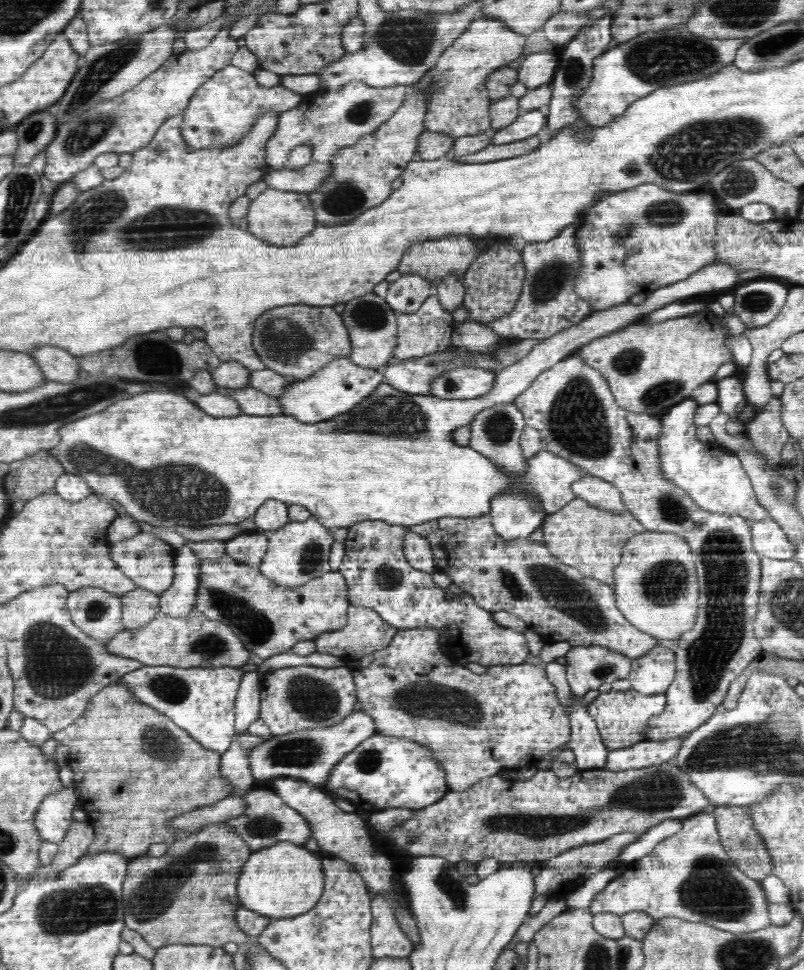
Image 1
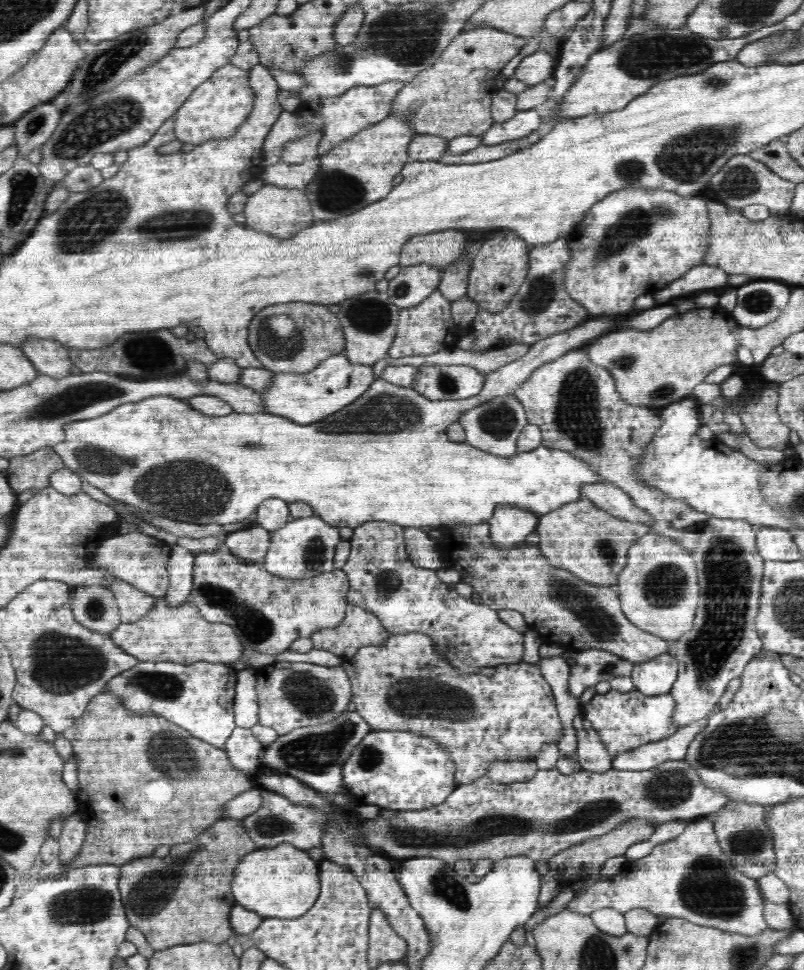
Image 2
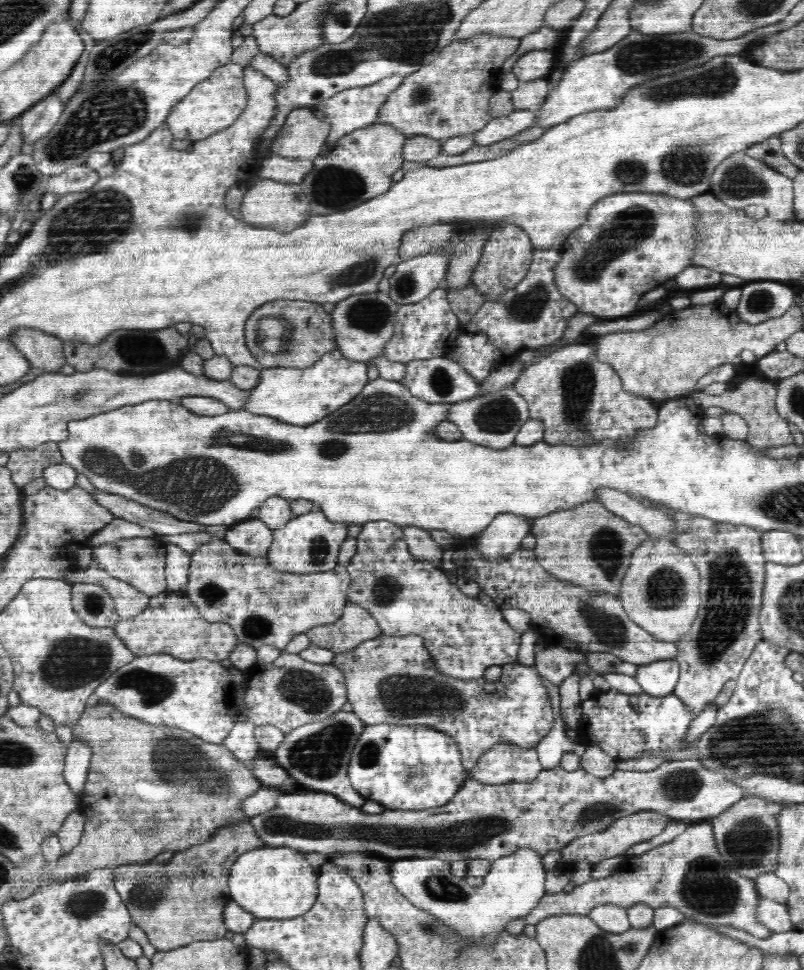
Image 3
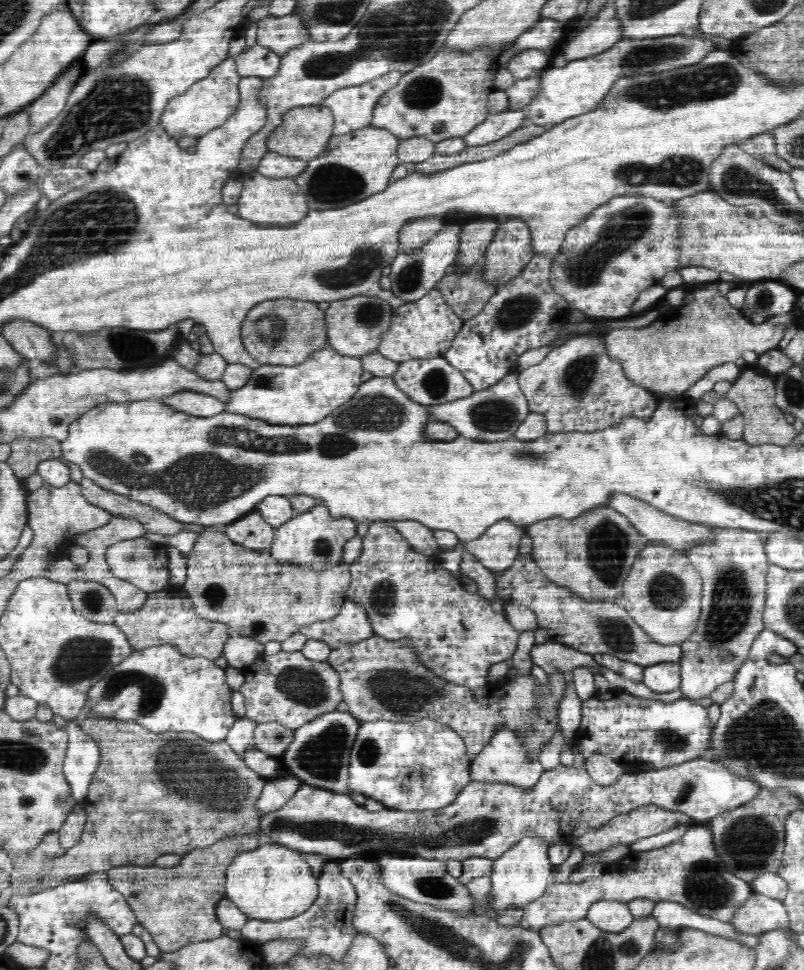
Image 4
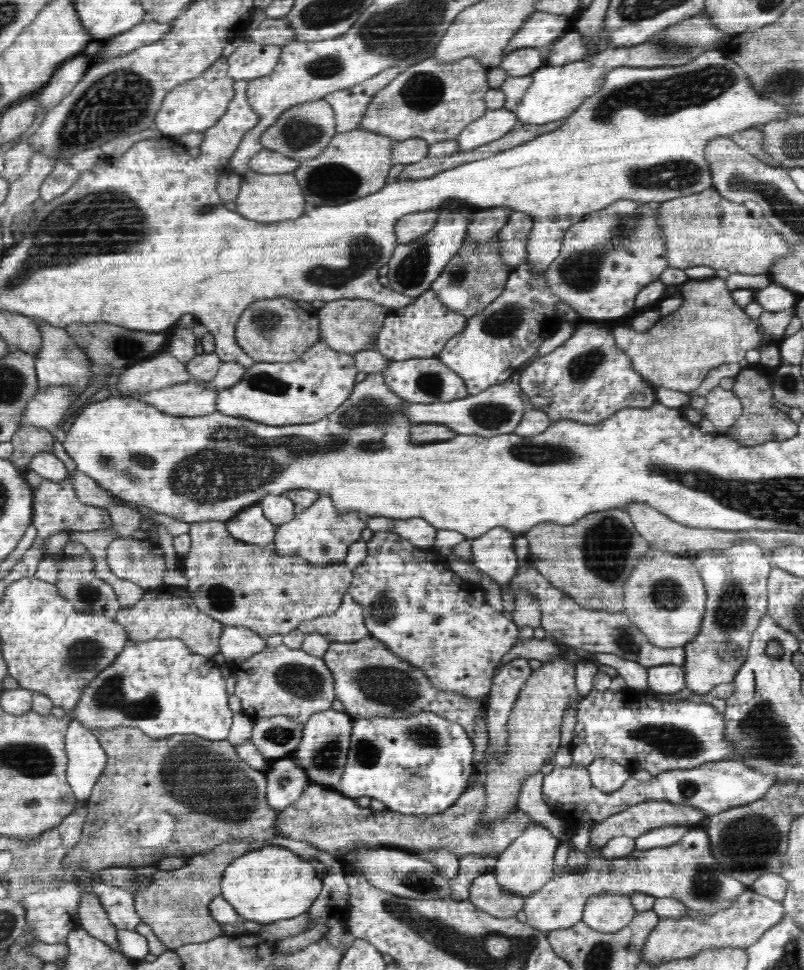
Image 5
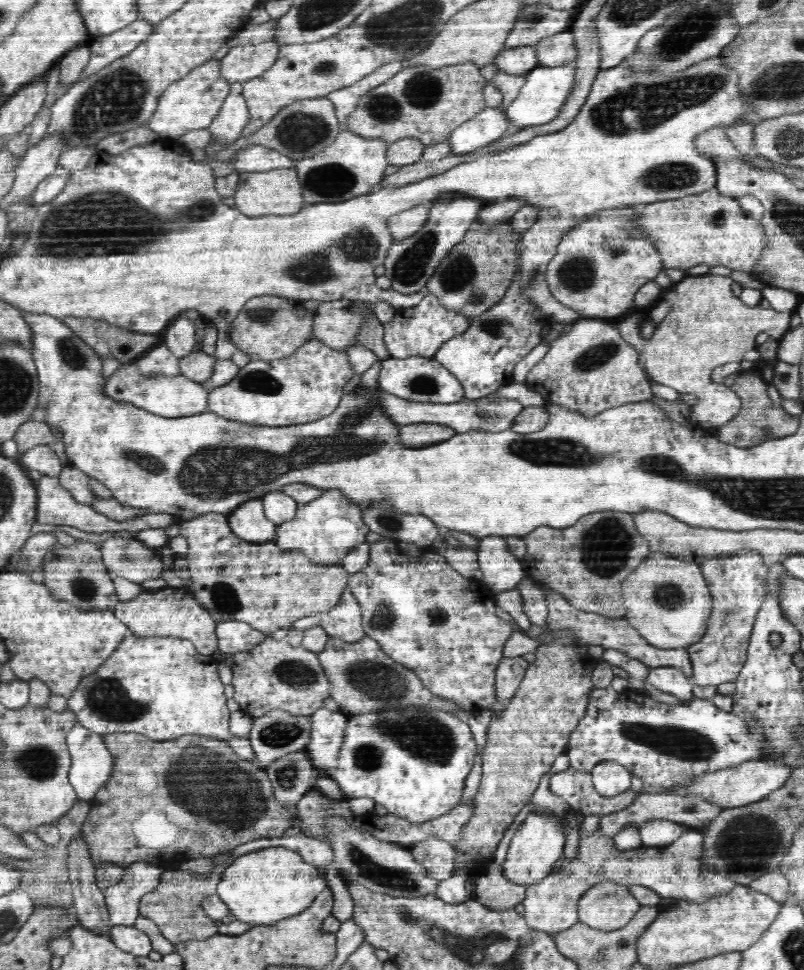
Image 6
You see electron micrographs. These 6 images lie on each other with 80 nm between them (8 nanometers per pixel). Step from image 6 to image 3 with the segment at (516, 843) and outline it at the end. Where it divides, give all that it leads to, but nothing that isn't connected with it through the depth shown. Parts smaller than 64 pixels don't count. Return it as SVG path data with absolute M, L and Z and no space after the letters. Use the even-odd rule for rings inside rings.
M522 847L512 854L492 861L490 871L483 877L479 887L472 887L466 879L454 876L451 864L438 858L408 858L394 860L389 870L392 885L412 905L435 915L440 922L446 922L463 938L478 942L479 946L488 946L493 942L506 924L516 918L526 918L546 895L546 872L542 864L542 855L530 847Z

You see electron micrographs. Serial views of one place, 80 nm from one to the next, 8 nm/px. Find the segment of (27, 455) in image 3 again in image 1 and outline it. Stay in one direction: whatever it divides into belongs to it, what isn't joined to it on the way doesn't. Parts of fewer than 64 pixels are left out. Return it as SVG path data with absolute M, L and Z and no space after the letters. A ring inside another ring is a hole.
M42 450L10 463L9 472L4 477L4 491L7 492L8 502L16 502L16 500L25 500L28 502L30 498L41 496L42 494L56 492L56 478L60 478L60 474L64 474L64 467L61 462L54 458L49 450Z

